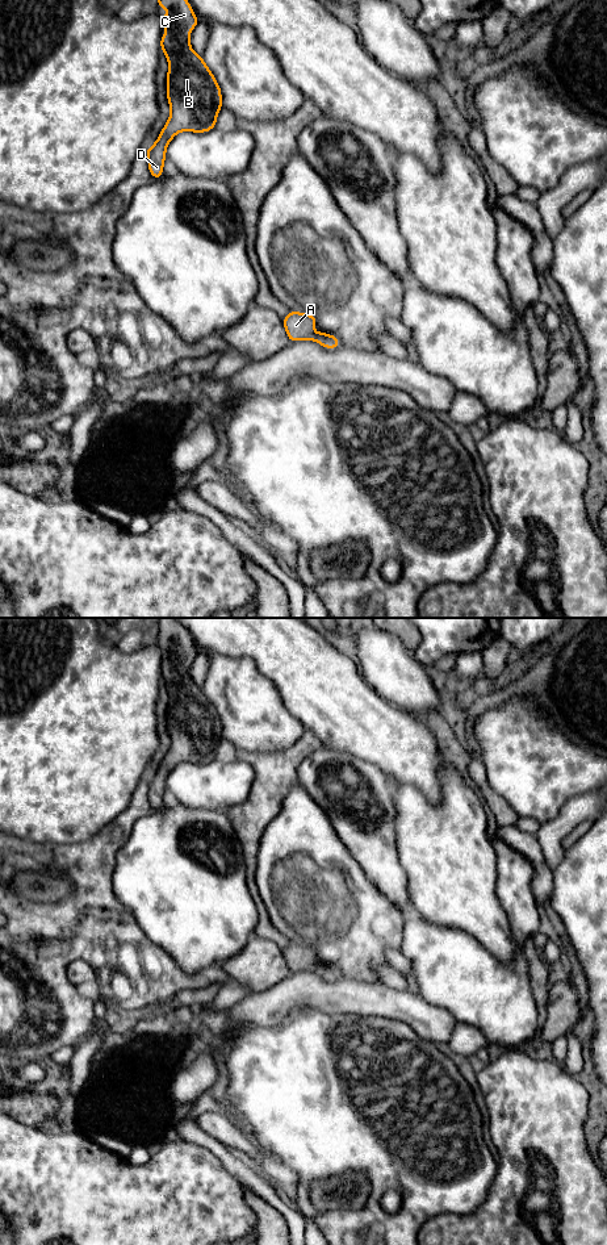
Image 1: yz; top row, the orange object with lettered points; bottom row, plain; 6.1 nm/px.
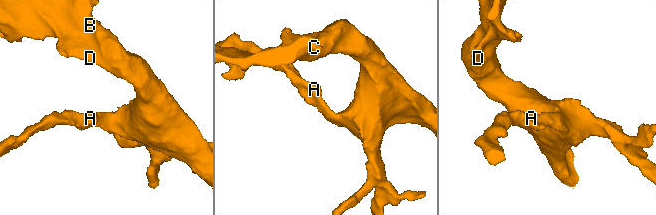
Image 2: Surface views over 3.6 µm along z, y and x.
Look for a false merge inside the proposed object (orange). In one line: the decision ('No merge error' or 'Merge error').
No merge error

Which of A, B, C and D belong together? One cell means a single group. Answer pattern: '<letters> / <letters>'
A B C D

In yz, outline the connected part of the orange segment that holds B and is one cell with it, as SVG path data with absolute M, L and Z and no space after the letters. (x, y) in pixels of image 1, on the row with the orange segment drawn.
M158 0L168 9L160 49L167 55L167 100L169 118L146 158L152 179L163 176L167 146L180 131L206 133L215 128L222 109L222 93L201 54L191 47L191 30L200 24L188 0Z

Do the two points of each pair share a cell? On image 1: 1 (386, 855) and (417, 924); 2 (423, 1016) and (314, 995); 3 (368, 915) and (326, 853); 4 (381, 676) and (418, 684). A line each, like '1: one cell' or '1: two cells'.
1: two cells
2: one cell
3: one cell
4: one cell

